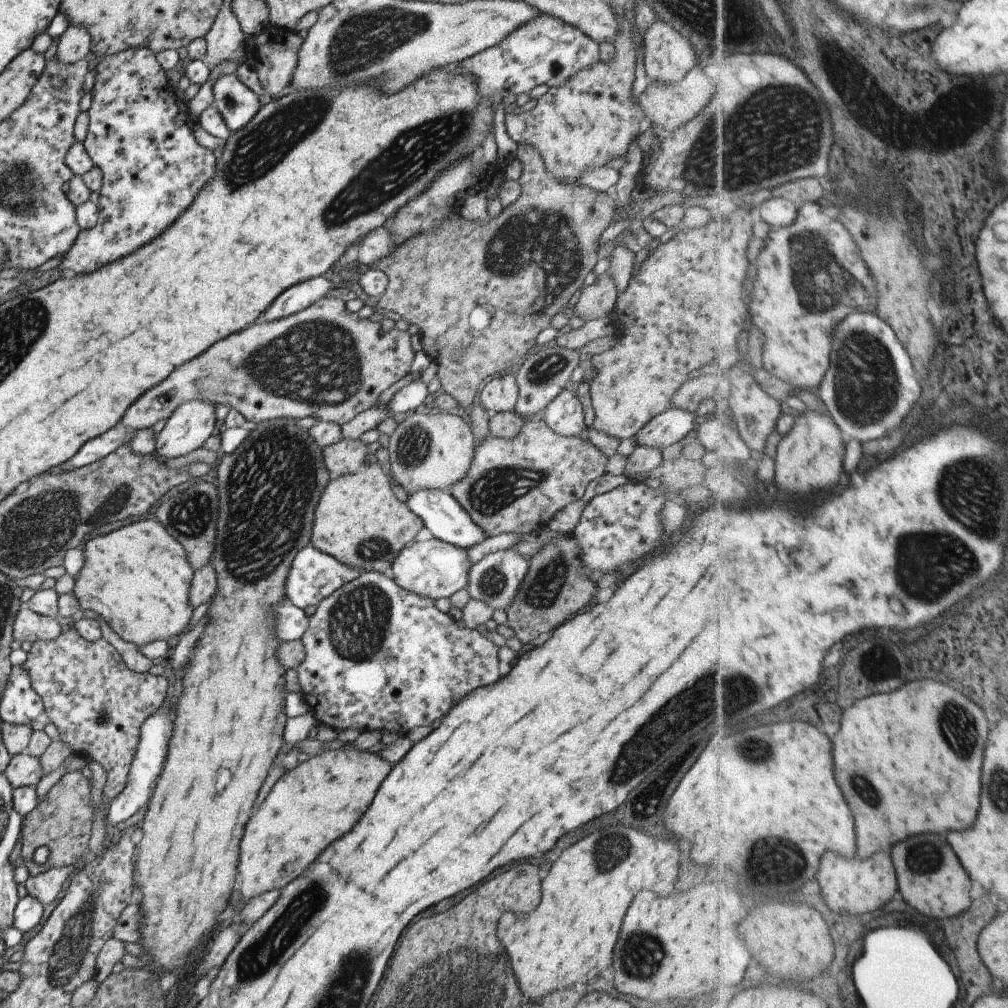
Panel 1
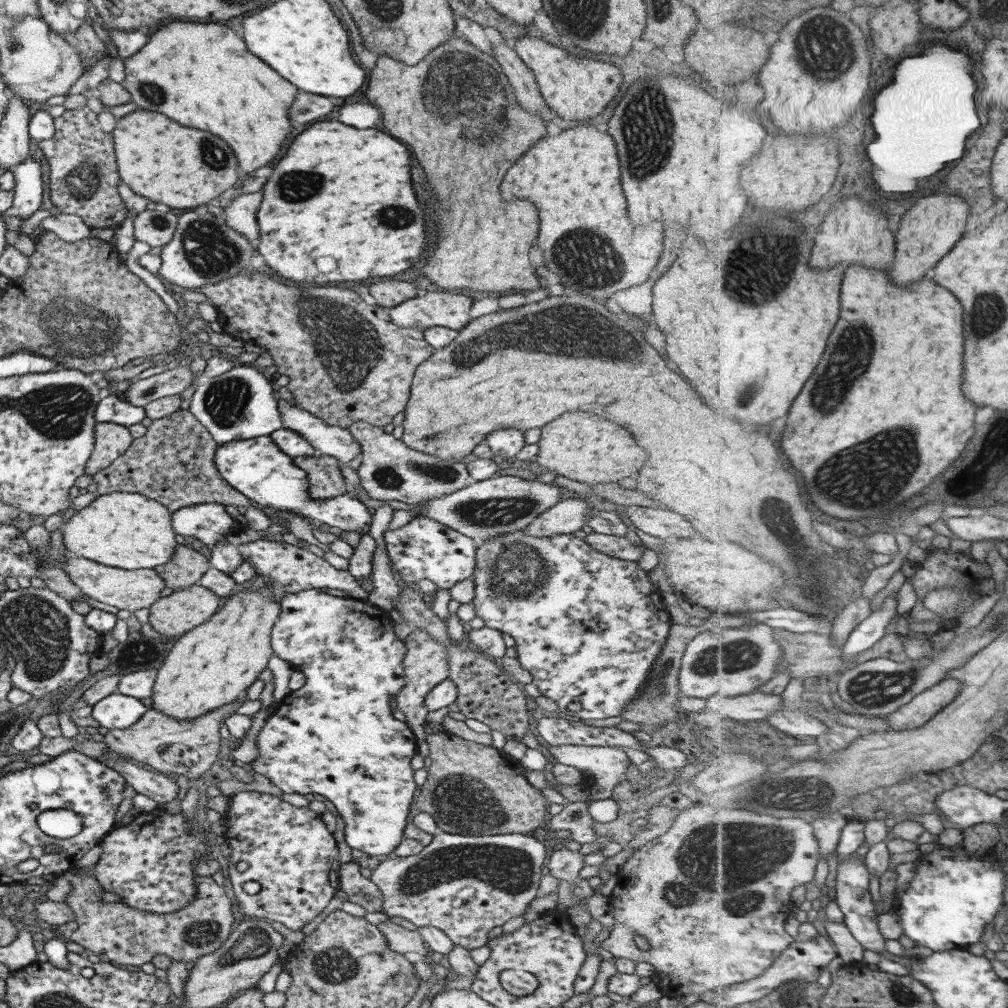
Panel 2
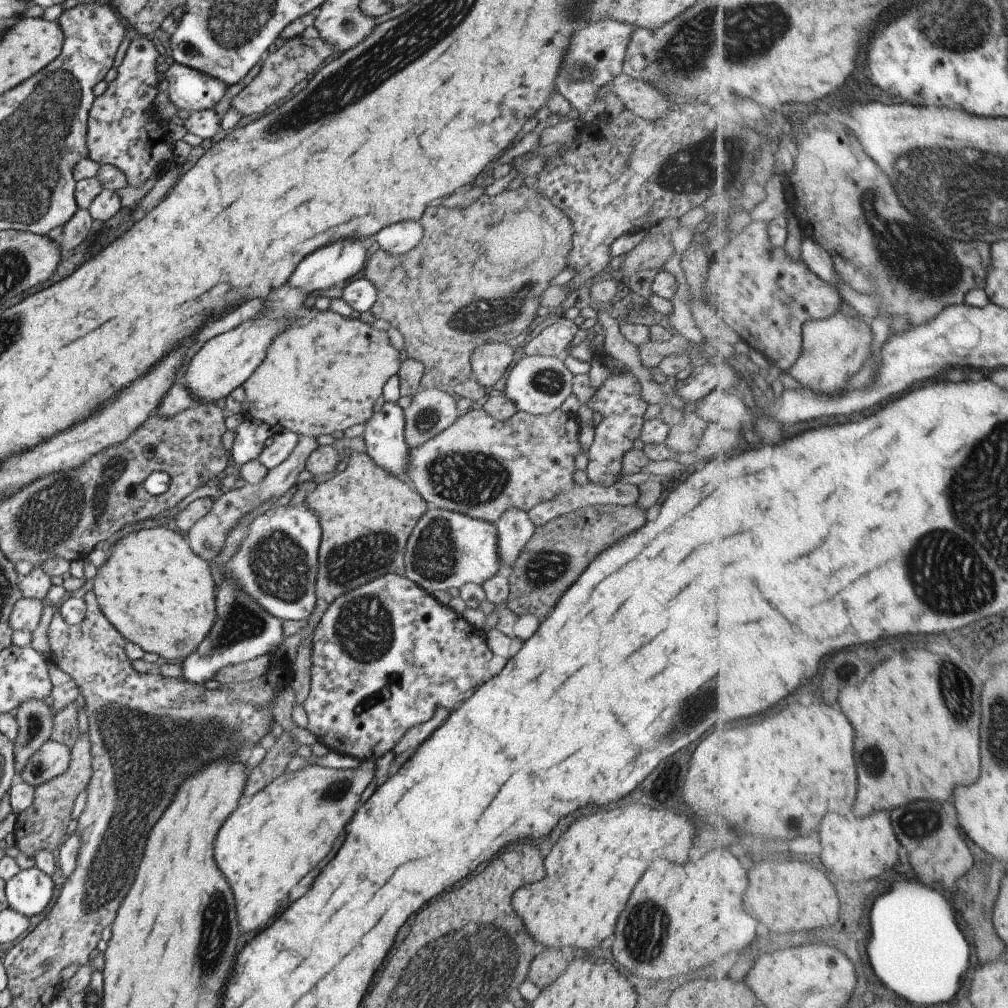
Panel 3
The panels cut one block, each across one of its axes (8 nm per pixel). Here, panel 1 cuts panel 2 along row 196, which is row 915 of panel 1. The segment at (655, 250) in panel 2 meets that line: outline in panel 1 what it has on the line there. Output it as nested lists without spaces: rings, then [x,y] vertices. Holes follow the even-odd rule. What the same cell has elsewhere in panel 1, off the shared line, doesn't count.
[[[626,826],[594,832],[564,850],[542,884],[540,906],[530,914],[518,914],[518,920],[506,912],[498,922],[498,938],[510,956],[525,1002],[540,1004],[554,990],[588,982],[604,972],[612,964],[620,924],[632,898],[642,890],[670,896],[678,868],[676,842],[658,840]]]

